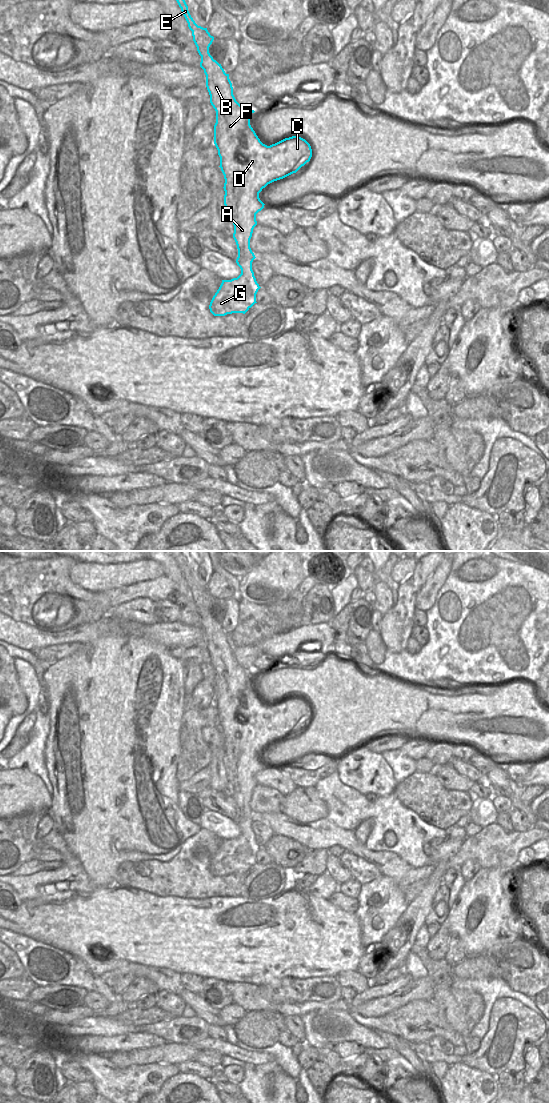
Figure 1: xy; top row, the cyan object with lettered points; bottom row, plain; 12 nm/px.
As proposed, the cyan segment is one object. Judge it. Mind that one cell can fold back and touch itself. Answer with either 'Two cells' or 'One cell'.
Two cells

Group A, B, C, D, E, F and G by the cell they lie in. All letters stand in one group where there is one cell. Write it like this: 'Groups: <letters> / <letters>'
Groups: A C D G / B E F

